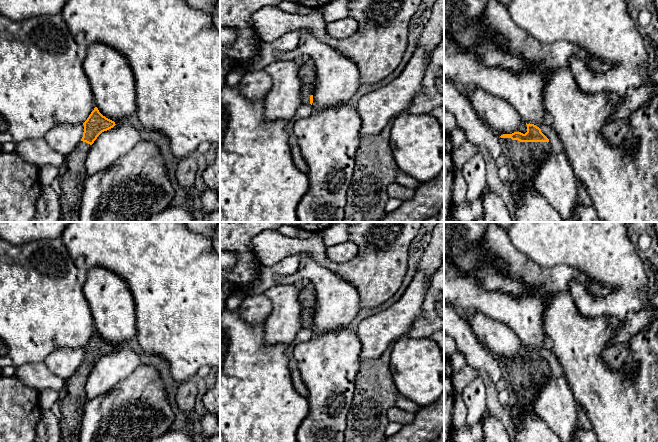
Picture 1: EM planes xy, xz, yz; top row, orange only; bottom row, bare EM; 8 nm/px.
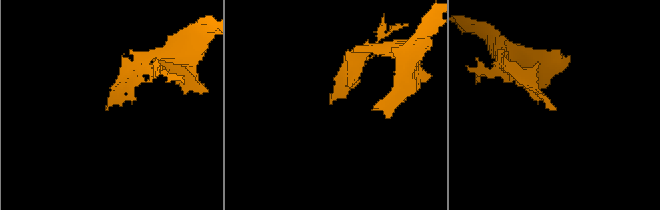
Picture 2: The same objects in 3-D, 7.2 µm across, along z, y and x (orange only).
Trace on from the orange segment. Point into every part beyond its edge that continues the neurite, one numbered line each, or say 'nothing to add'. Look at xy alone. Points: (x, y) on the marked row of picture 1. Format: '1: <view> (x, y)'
1: xy (73, 174)

